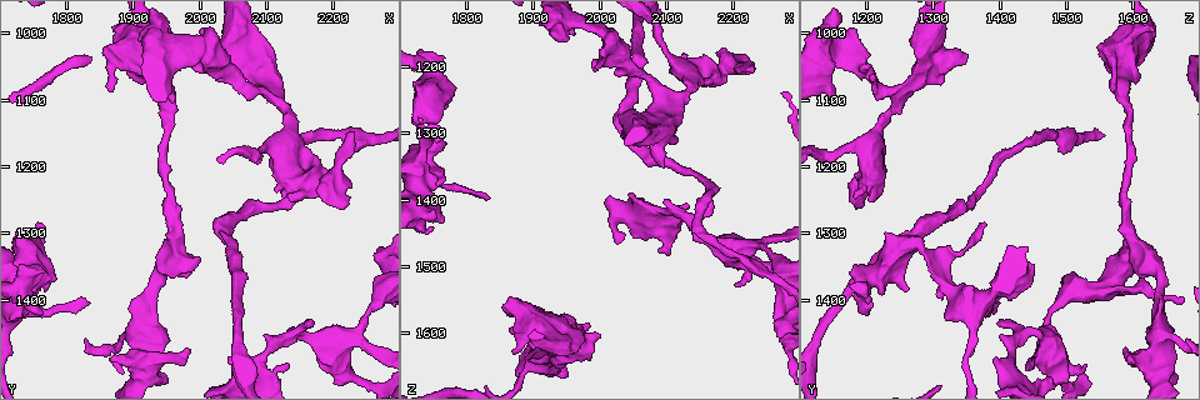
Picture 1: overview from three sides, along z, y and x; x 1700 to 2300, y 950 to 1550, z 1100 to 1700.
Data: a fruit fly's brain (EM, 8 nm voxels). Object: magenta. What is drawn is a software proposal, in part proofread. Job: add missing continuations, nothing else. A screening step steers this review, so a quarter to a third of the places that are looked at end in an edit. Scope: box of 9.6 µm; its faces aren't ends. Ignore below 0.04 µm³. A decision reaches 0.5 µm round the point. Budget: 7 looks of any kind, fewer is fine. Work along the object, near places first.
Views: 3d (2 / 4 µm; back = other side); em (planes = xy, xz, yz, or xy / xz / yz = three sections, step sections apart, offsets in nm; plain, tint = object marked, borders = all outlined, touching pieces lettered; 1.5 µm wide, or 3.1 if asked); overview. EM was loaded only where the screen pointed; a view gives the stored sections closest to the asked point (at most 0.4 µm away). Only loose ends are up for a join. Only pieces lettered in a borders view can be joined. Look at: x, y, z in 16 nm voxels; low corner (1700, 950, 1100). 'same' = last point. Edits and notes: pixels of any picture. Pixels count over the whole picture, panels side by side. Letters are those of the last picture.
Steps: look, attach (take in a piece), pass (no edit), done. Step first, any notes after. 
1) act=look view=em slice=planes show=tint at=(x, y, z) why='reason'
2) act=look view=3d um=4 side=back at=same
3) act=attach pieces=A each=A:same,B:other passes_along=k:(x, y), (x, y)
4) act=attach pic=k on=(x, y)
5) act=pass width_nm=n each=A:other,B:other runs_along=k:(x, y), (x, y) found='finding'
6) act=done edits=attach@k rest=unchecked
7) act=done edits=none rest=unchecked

act=look view=em slice=planes show=borders at=(2045, 1485, 1390) why='an open end'

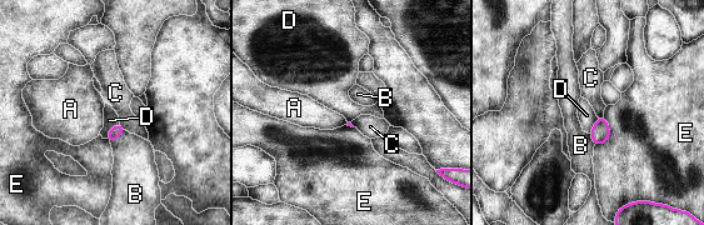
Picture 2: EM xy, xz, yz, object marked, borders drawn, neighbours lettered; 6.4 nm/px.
act=pass longest_contact=E:200nm each=A:other,B:other,C:other,D:other,E:other border=2:(119, 121), (108, 131), (105, 138) found='no lettered piece goes on from it'

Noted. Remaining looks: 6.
act=look view=3d um=4 at=(1985, 1475, 1590) why='branch stops here'

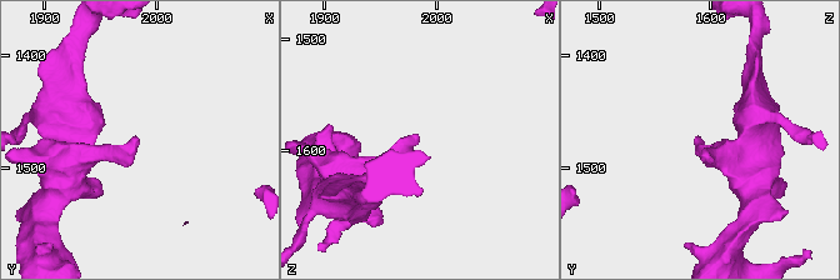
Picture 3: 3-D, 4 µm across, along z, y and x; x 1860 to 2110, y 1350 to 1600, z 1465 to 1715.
act=look view=em slice=planes show=tint at=(1984, 1474, 1582)

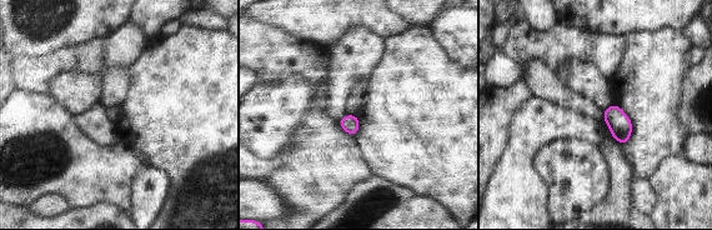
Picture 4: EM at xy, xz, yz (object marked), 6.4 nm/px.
act=look view=em slice=planes show=borders at=same why='what lies round it'

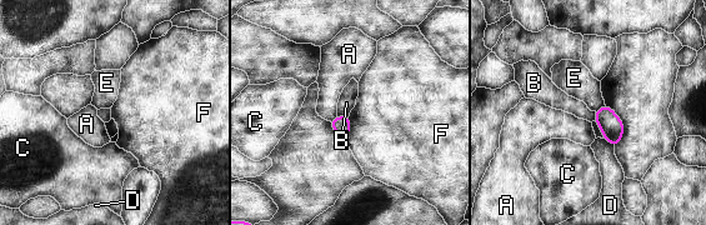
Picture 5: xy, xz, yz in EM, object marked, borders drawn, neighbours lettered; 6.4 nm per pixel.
act=pass each=A:other,B:other,C:other,D:other,E:other,F:other border=5:(349, 116), (351, 129), (346, 138) found='none of them fits'

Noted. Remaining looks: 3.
act=look view=3d um=2 side=back at=(2265, 1320, 1600) why='branch stops here'

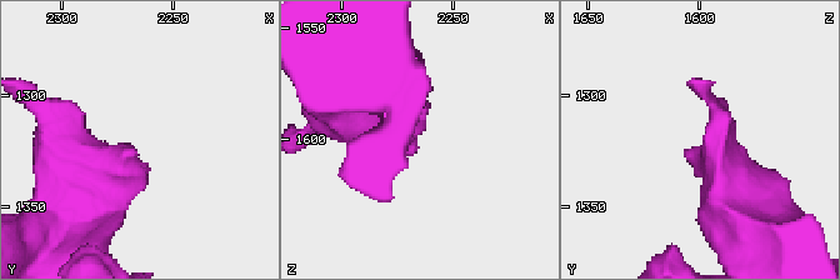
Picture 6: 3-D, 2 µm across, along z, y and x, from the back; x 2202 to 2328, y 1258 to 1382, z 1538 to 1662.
act=look view=em slice=yz step=4 show=borders at=(2269, 1322, 1605)

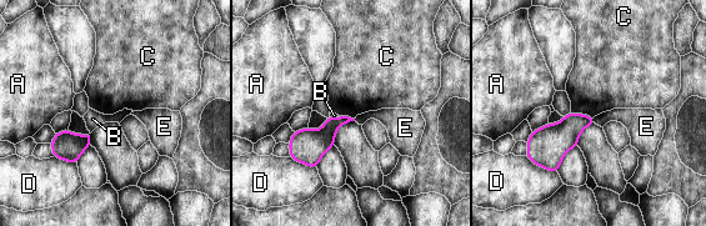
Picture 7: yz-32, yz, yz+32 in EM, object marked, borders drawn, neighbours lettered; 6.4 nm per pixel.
act=look view=em slice=planes show=borders at=same

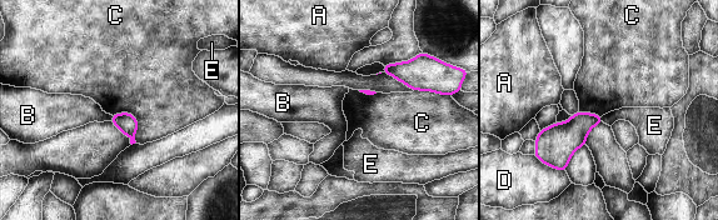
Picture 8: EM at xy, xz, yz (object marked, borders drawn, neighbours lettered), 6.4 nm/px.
act=pass each=A:other,B:other,C:other,D:other,E:other border=8:(113, 113), (138, 120), (136, 141) found='none of them fits'

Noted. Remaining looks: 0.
act=done edits=none rest=unchecked

